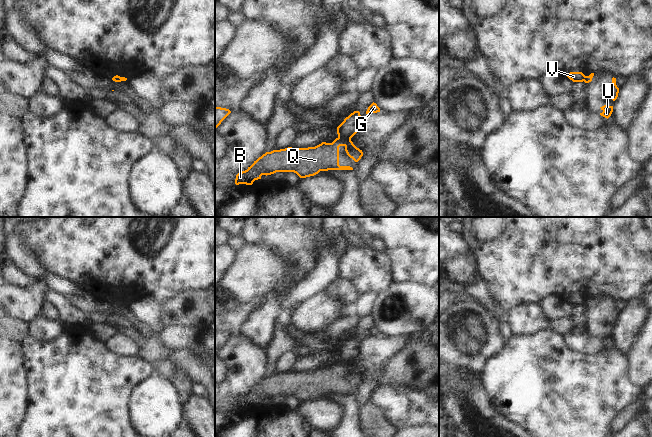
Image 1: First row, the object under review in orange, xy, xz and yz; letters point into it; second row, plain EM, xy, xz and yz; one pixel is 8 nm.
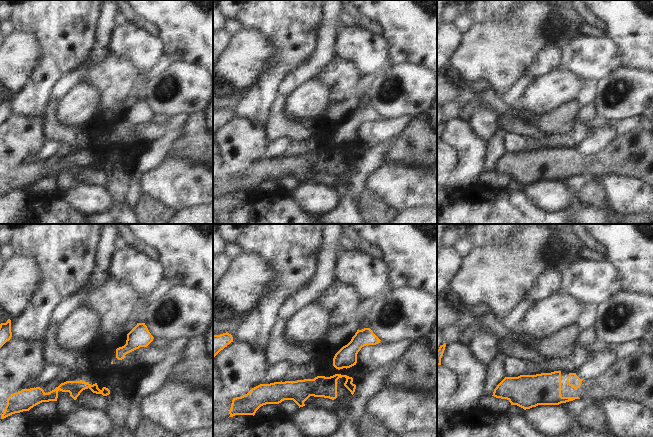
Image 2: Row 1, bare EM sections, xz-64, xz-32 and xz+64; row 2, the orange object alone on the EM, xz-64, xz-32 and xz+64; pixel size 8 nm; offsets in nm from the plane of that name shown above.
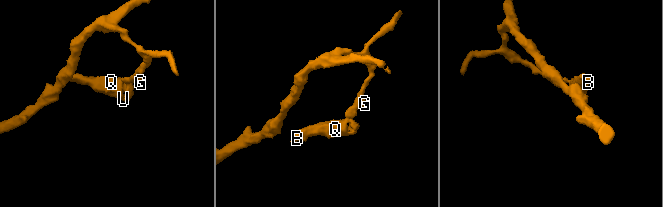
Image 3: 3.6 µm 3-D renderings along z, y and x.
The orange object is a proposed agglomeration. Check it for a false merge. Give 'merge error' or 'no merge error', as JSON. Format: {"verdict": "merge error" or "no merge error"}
{"verdict": "merge error"}

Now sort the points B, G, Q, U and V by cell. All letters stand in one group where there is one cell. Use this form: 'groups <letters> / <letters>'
groups B Q U / G V

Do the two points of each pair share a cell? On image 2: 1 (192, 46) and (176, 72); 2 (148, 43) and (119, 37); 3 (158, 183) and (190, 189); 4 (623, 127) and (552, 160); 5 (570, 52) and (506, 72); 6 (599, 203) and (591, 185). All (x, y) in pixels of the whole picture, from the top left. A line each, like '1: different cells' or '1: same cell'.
1: different cells
2: same cell
3: same cell
4: different cells
5: different cells
6: same cell

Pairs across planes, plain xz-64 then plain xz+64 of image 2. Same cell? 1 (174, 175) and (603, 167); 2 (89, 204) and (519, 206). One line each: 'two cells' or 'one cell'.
1: two cells
2: two cells

